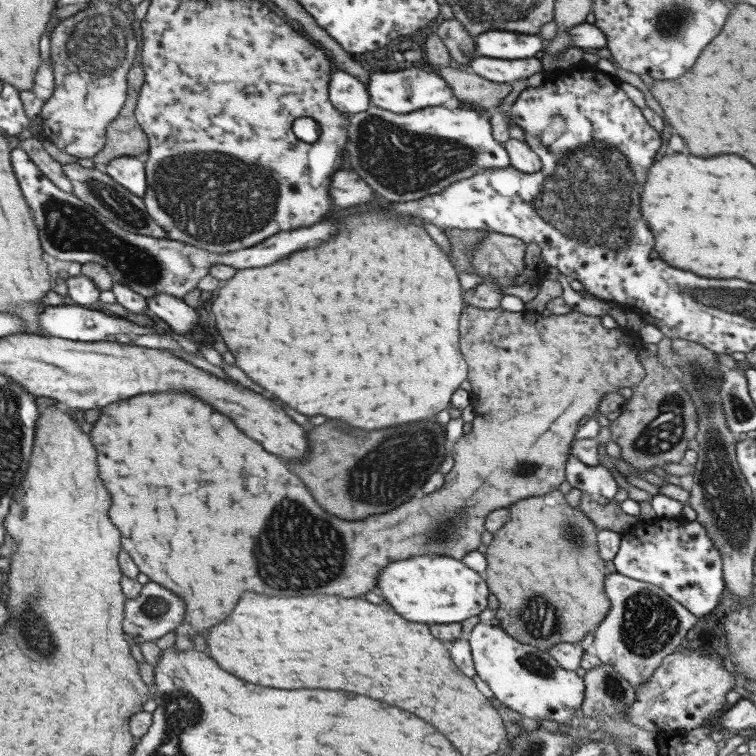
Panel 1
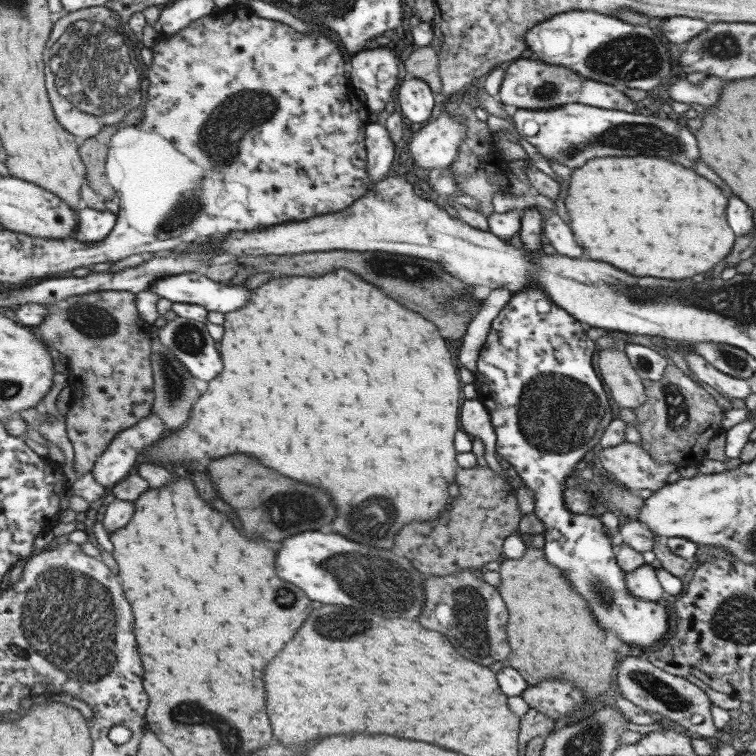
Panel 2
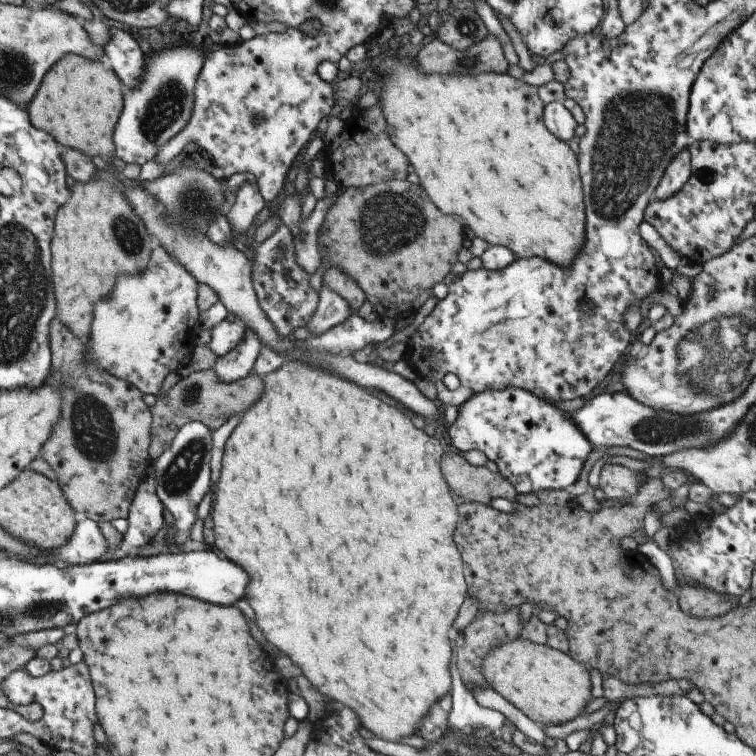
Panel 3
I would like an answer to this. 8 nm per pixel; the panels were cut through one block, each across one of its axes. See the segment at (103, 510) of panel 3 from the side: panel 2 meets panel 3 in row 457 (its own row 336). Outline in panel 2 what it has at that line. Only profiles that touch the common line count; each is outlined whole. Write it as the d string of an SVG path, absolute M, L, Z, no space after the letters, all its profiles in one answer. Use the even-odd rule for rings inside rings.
M100 290L87 294L69 296L65 299L57 299L57 301L53 301L53 303L45 304L47 313L45 313L43 321L37 325L37 330L39 330L39 334L41 334L40 339L43 340L49 348L57 350L59 354L63 354L66 358L68 382L71 382L71 384L69 384L69 388L71 388L71 394L75 394L75 396L71 396L71 400L73 400L73 402L71 402L71 406L69 406L67 416L64 417L65 431L67 432L67 437L71 442L74 452L73 470L75 470L75 472L77 472L80 476L86 472L90 472L91 467L93 467L93 463L95 463L95 459L101 455L101 453L105 450L105 447L111 440L113 440L115 435L121 433L123 430L132 428L134 424L137 424L137 422L141 420L141 418L149 414L150 408L152 407L153 383L152 371L150 368L151 362L149 362L149 353L151 353L150 336L148 335L151 324L145 322L137 314L134 300L135 295L126 290Z

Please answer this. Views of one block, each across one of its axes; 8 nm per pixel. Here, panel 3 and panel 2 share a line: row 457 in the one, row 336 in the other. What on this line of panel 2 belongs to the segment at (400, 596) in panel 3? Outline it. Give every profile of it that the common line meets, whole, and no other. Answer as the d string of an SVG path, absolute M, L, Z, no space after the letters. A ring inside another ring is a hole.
M335 270L333 274L325 274L319 278L303 278L303 276L291 276L285 278L271 279L266 283L254 288L249 294L249 302L243 308L237 308L231 312L224 313L222 324L223 334L221 340L217 342L218 353L222 362L223 372L219 374L219 380L213 378L207 386L207 390L201 394L201 398L193 404L189 411L187 422L179 427L179 430L166 430L161 437L149 443L139 451L139 458L143 458L145 463L155 462L165 466L165 464L181 464L187 458L191 462L203 460L203 458L219 458L227 454L245 454L249 458L255 458L259 464L273 468L281 476L287 476L297 482L311 484L315 488L321 488L329 492L333 506L337 508L335 520L329 526L331 532L343 534L343 538L365 544L365 546L375 546L375 548L387 548L393 550L393 538L397 530L413 520L425 522L425 520L435 520L443 508L447 508L451 499L447 491L447 485L456 480L456 470L453 446L453 436L458 432L457 412L459 412L459 378L455 374L455 368L451 363L449 351L445 347L443 337L439 335L437 327L423 318L420 314L415 314L391 298L385 298L375 286L369 286L367 282L361 282L355 274L349 274L347 270Z

